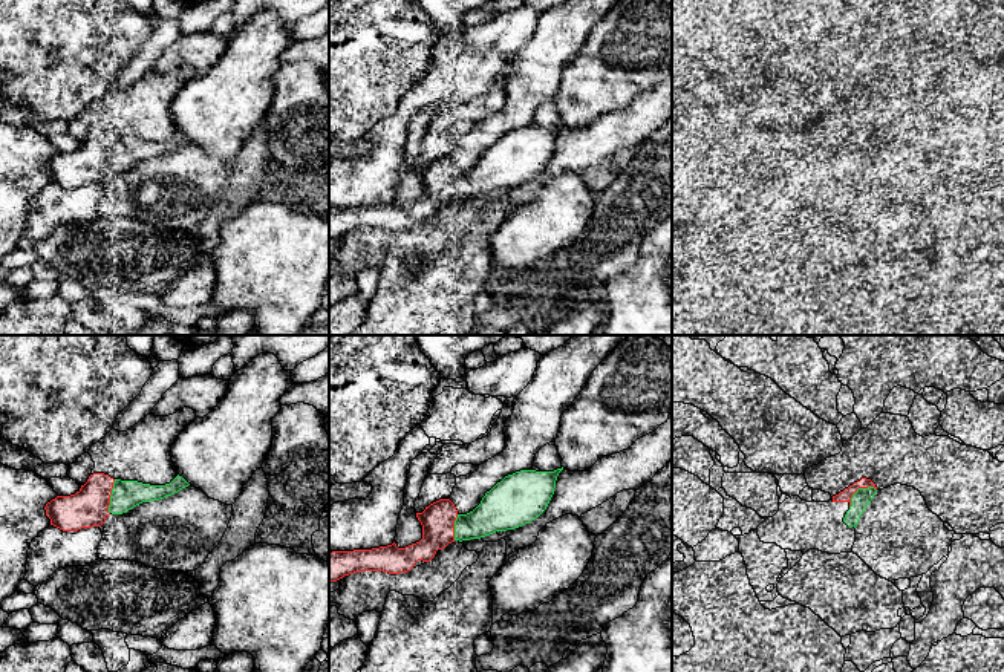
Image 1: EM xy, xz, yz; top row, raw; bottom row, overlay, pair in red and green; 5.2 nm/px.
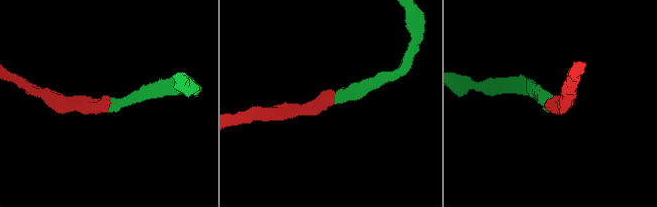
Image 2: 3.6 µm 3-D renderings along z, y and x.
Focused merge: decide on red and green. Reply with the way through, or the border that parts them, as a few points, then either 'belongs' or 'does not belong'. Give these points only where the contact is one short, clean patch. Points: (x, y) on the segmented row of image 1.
belongs

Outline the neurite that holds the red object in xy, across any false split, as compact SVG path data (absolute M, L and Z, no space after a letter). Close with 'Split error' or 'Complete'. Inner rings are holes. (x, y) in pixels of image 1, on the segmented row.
M93 473L75 494L57 496L46 504L44 510L51 525L63 531L78 531L101 527L110 513L127 513L142 502L164 499L188 485L179 475L170 484L150 485Z. Split error

